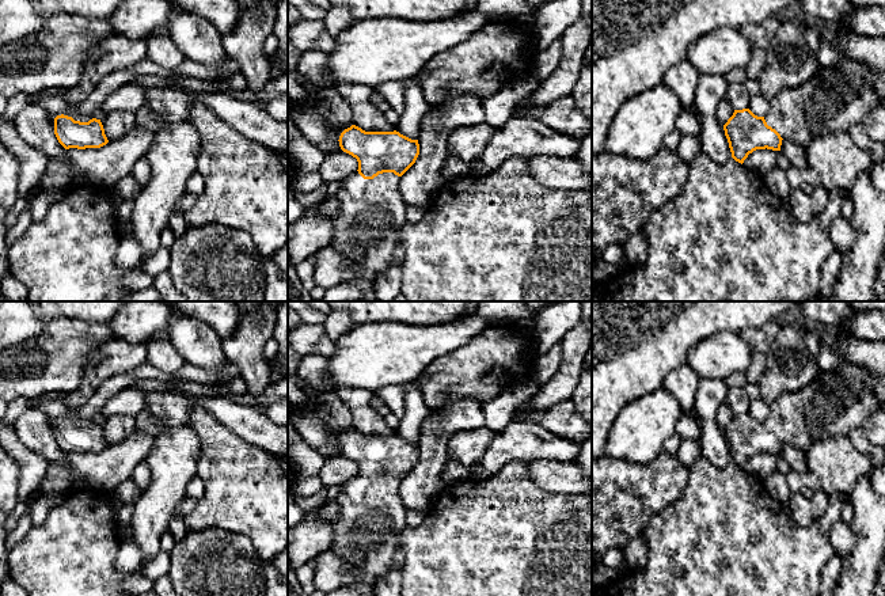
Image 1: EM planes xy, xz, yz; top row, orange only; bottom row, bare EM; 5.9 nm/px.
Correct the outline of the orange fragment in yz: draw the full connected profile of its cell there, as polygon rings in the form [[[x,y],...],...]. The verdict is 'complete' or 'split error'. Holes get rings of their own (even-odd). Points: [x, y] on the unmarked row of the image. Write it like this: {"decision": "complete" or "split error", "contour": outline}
{"decision": "split error", "contour": [[[839,361],[836,373],[820,372],[806,387],[786,392],[764,421],[734,414],[723,429],[732,462],[744,467],[756,453],[780,455],[783,444],[802,451],[828,436],[863,428],[885,403],[885,377]]]}

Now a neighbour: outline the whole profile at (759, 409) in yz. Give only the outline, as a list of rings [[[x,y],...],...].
[[[752,399],[748,411],[755,420],[764,421],[770,414],[770,405],[763,399]]]

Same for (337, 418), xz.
[[[323,391],[316,398],[314,413],[322,421],[328,439],[339,444],[341,437],[353,429],[350,409],[334,391]]]

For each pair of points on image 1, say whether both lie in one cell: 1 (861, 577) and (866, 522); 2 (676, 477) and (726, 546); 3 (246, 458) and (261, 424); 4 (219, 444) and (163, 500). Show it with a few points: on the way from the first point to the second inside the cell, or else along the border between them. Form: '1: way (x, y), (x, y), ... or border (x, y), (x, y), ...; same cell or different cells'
1: way (863, 564), (869, 547), (869, 535); same cell
2: border (688, 467), (688, 481), (684, 492), (661, 509); different cells
3: border (224, 426), (273, 455); different cells
4: border (196, 435), (198, 439), (197, 474); different cells

